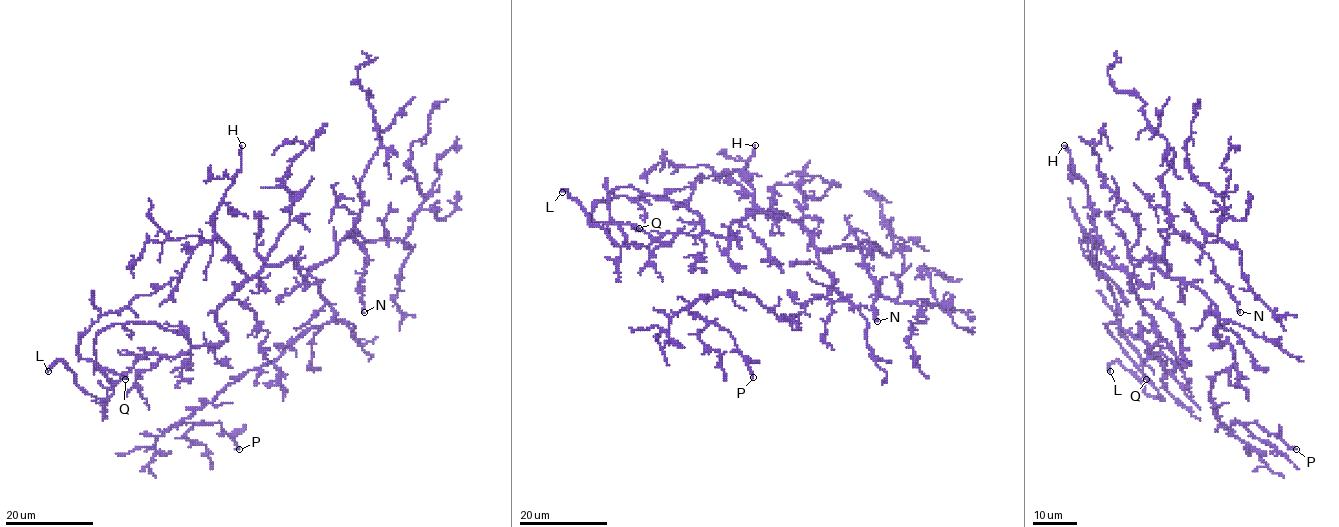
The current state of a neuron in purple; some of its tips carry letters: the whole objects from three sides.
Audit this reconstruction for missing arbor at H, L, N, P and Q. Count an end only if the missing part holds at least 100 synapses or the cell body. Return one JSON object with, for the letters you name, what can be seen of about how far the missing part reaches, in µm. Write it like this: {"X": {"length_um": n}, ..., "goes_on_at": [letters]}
{"H": {"length_um": 90}, "L": {"length_um": 25}, "goes_on_at": ["H", "L"]}

